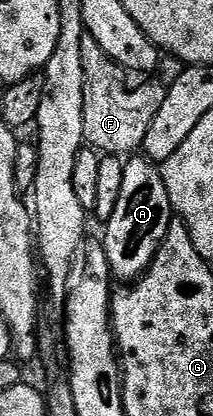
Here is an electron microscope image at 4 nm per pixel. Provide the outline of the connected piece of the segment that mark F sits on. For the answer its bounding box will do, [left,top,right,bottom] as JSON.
[80,33,166,156]

